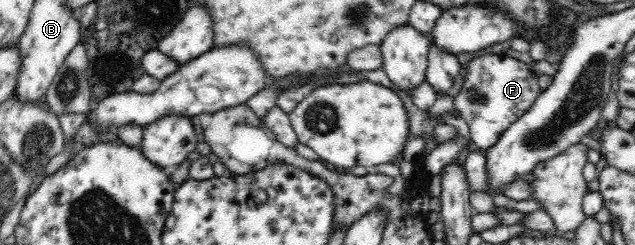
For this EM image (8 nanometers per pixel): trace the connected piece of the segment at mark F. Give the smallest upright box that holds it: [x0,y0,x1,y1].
[454,55,541,150]

